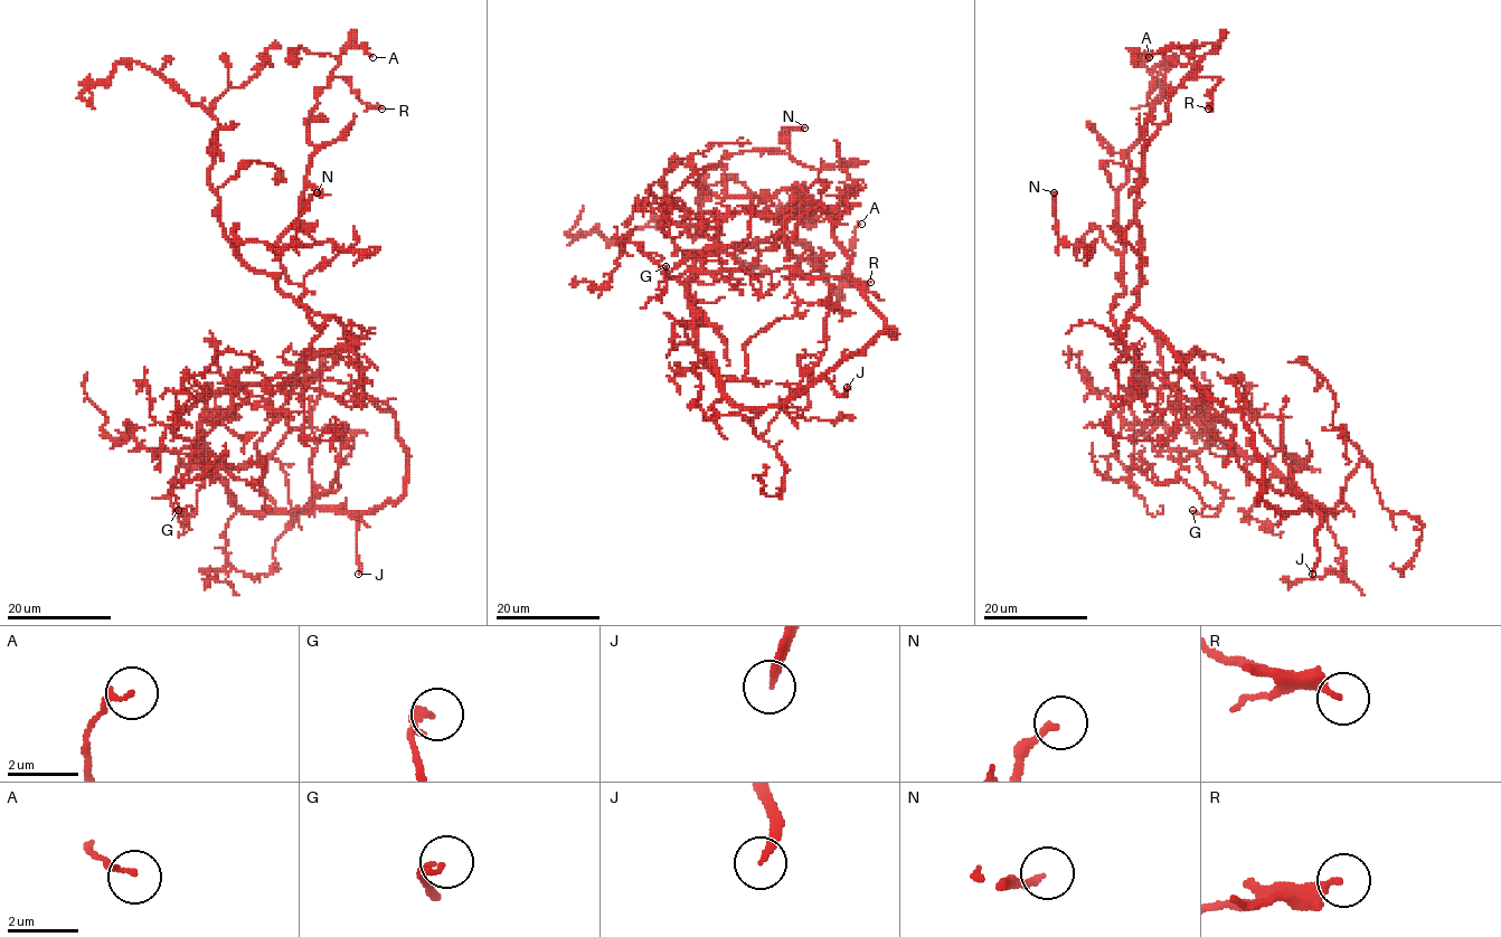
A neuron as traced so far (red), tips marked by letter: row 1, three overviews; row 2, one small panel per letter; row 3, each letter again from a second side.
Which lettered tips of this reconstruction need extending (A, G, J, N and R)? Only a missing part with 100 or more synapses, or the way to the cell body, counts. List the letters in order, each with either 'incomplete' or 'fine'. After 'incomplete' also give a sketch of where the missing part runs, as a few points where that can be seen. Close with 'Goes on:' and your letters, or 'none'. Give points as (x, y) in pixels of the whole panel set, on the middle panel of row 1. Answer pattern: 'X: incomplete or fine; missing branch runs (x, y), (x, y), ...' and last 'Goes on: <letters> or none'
A: fine
G: fine
J: incomplete; missing branch runs (847, 387), (833, 372), (824, 370), (792, 374), (780, 388), (784, 349), (790, 344)
N: fine
R: fine
Goes on: J

